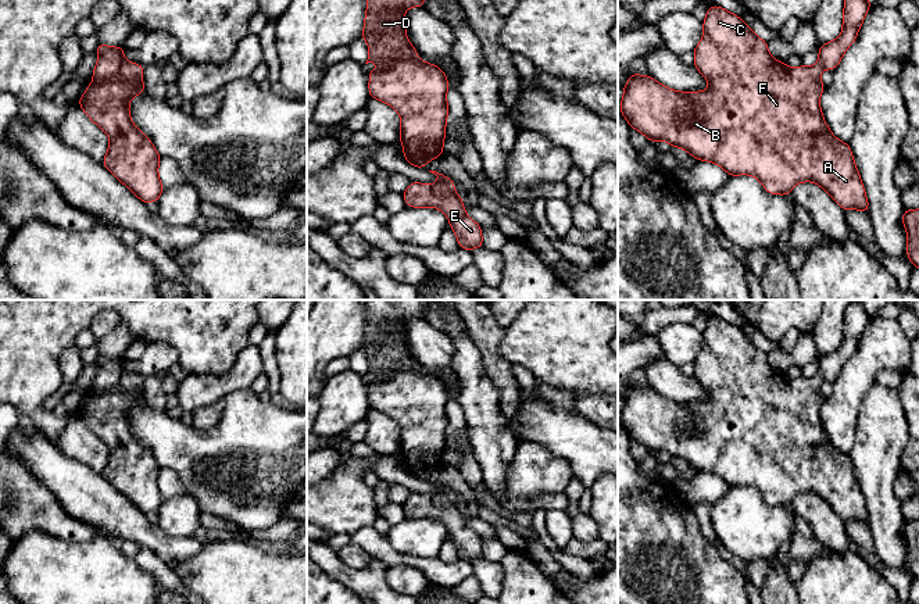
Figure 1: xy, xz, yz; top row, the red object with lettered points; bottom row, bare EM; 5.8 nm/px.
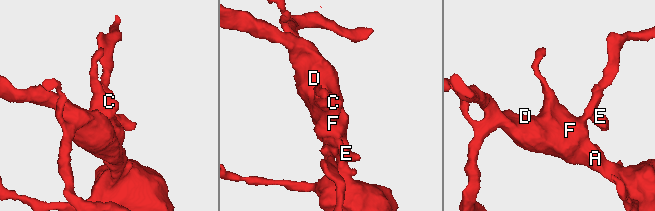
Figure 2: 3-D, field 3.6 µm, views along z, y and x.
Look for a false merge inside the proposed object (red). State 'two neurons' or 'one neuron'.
one neuron

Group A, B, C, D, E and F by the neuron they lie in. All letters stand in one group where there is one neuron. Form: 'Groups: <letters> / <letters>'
Groups: A B C D E F

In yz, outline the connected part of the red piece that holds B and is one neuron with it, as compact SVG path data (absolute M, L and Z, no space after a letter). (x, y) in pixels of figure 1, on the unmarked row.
M861 300L850 303L844 311L841 346L822 355L818 374L812 378L800 376L789 379L786 374L776 372L768 362L768 354L758 349L745 333L730 322L712 317L702 332L704 344L698 357L693 361L694 378L709 393L704 403L677 403L669 400L651 387L630 385L623 397L623 408L619 422L627 430L630 439L641 443L648 453L665 451L672 458L682 458L697 471L715 473L730 487L752 486L770 505L787 507L800 493L815 493L826 501L844 521L855 519L869 522L869 514L857 480L848 454L832 446L823 430L819 410L825 397L820 392L823 380L833 382L841 372L845 361L855 353L872 314Z

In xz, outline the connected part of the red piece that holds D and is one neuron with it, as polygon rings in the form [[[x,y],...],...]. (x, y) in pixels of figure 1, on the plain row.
[[[366,300],[365,333],[361,349],[369,358],[368,374],[383,374],[383,379],[369,380],[369,407],[391,417],[401,426],[400,448],[404,471],[425,480],[423,475],[444,464],[448,426],[446,385],[435,375],[419,371],[418,362],[405,346],[404,322],[422,318],[429,300]]]

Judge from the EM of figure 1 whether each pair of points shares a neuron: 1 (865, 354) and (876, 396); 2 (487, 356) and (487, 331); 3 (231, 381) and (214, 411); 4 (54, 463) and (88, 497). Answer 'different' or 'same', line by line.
1: different
2: same
3: different
4: same

